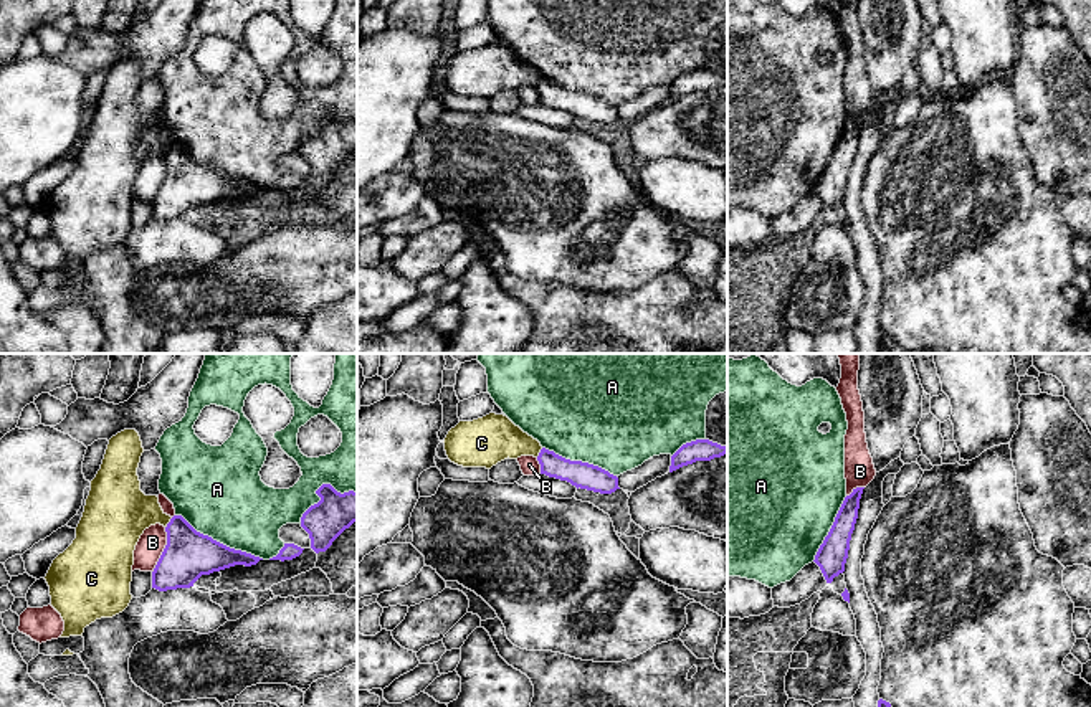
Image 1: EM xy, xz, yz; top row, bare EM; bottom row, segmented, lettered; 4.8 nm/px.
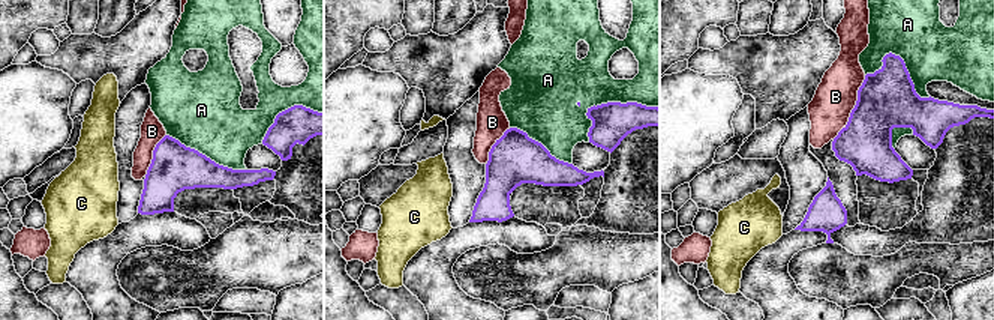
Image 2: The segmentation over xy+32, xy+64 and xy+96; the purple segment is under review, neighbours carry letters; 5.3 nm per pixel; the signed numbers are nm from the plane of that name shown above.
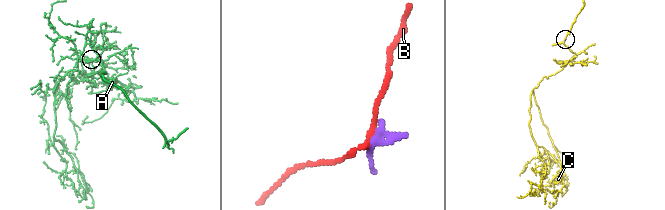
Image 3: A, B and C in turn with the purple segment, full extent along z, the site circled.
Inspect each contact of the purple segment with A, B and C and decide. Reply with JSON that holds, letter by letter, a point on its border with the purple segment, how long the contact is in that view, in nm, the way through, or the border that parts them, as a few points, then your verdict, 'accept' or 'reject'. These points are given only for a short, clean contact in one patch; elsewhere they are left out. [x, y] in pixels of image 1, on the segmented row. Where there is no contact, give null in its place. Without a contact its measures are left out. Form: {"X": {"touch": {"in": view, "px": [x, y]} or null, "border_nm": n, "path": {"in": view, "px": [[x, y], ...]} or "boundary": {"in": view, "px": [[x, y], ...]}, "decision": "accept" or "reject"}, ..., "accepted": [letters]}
{"A": {"touch": {"in": "xy", "px": [219, 542]}, "border_nm": 480, "decision": "reject"}, "B": {"touch": {"in": "xy", "px": [164, 550]}, "border_nm": 240, "decision": "accept"}, "C": {"touch": {"in": "xy", "px": [169, 522]}, "border_nm": 70, "boundary": {"in": "xy", "px": [[172, 517], [166, 527]]}, "decision": "reject"}, "accepted": ["B"]}

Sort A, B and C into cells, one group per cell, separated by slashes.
A / B / C

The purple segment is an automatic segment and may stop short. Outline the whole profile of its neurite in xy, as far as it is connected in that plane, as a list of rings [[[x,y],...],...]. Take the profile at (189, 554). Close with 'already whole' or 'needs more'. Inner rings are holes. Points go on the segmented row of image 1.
[[[164,494],[157,497],[164,514],[172,519],[165,527],[155,524],[144,530],[136,545],[132,565],[132,572],[141,570],[152,573],[152,588],[159,591],[190,588],[202,575],[210,575],[235,565],[251,567],[263,560],[197,532],[182,515],[175,514],[174,504]]]; needs more

